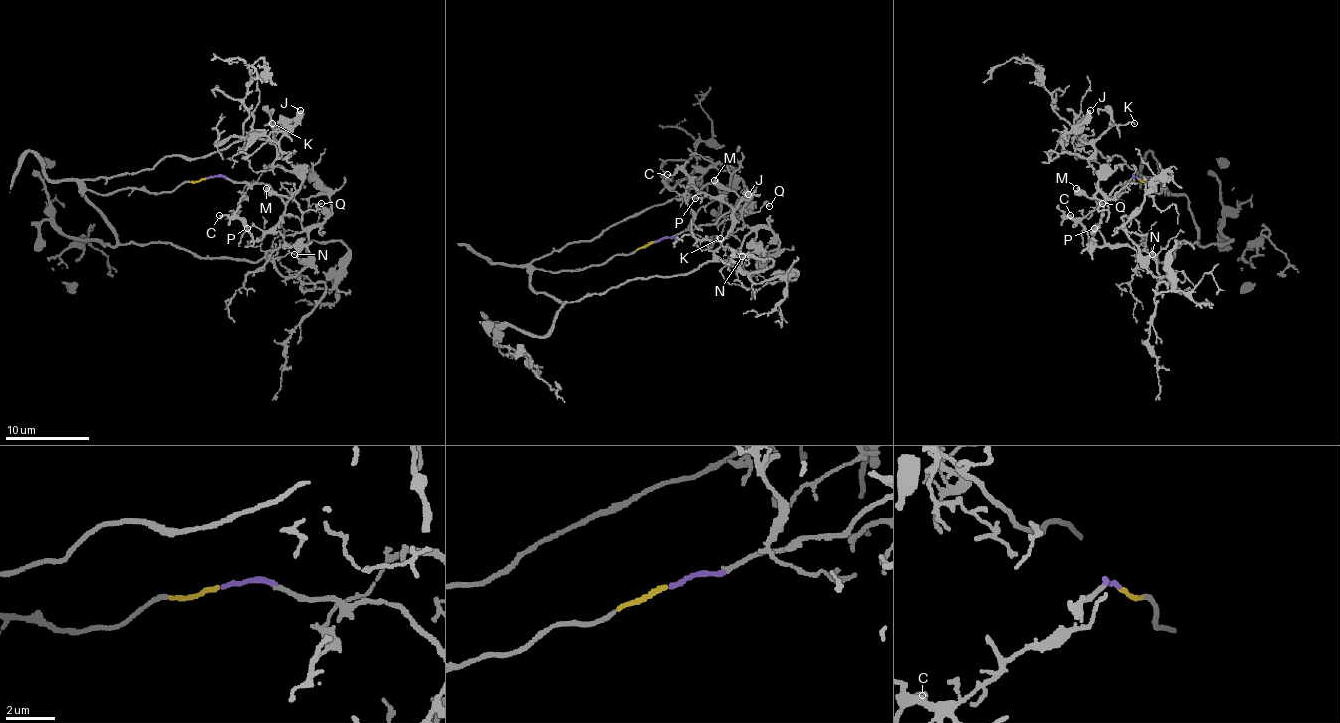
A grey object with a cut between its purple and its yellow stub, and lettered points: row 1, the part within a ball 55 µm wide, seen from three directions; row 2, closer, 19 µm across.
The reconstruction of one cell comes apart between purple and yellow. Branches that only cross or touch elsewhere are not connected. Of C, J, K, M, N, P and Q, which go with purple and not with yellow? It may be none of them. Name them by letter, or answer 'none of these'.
C, M, P, Q

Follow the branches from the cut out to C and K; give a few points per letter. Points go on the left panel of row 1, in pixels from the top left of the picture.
C: (206, 178), (225, 176), (248, 186), (238, 205), (240, 218), (219, 216)
K: (206, 178), (101, 195), (82, 182), (152, 170), (166, 157), (204, 157), (244, 138), (269, 142), (271, 123)

